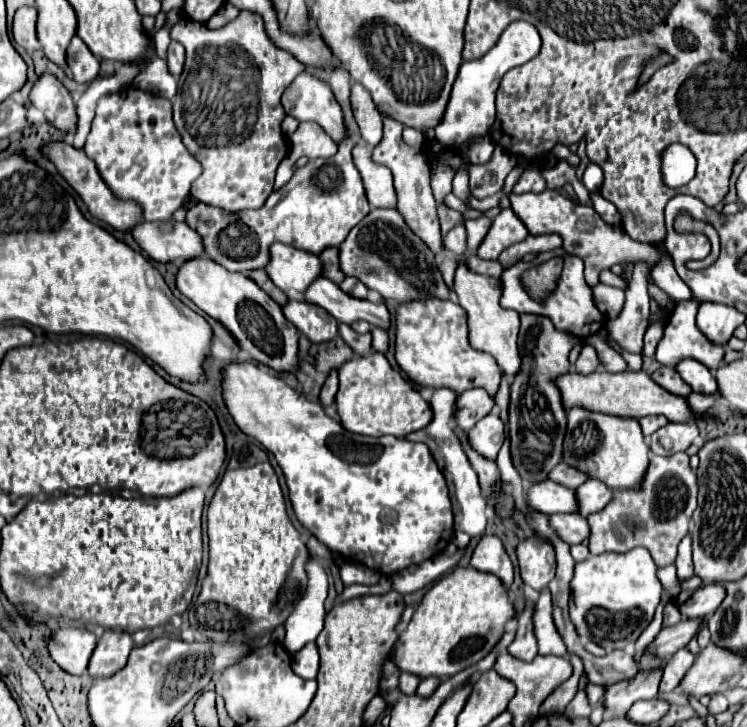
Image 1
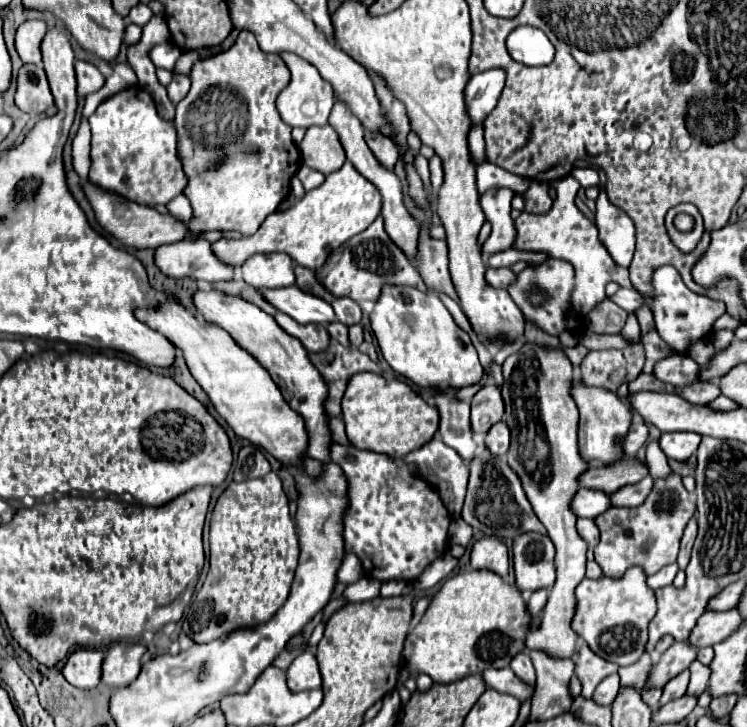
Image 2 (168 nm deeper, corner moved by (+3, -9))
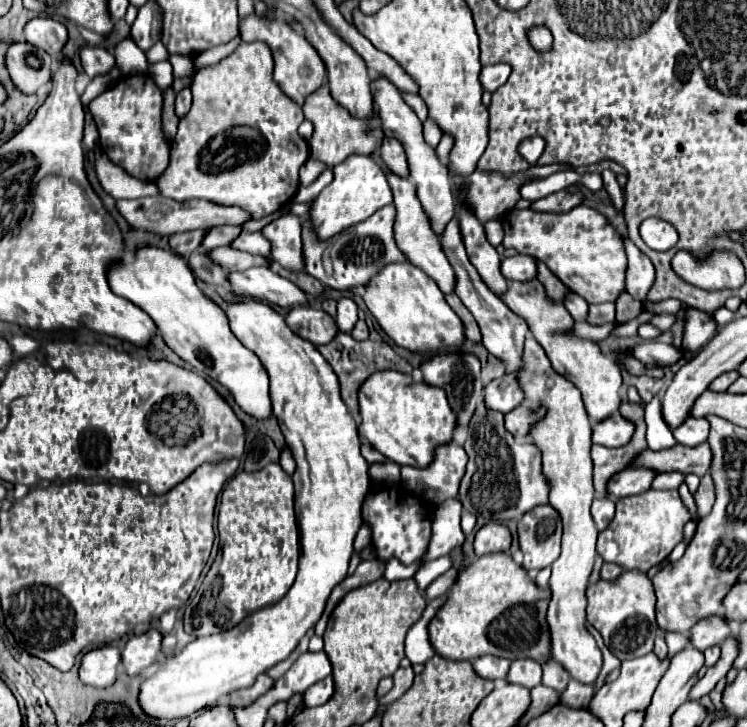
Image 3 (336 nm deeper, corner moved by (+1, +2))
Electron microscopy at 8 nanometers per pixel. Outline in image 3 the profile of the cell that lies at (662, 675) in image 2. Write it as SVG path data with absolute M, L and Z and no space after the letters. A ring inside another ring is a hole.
M709 616L707 620L699 620L689 630L689 640L691 640L693 648L697 648L697 650L703 652L709 646L721 644L729 634L731 634L731 628L725 624L723 618Z

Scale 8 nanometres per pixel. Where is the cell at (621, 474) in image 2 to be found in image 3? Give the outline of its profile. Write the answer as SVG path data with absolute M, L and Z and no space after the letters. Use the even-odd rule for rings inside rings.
M703 442L699 446L681 446L675 444L671 448L665 450L651 450L645 448L641 450L635 458L631 466L645 466L645 468L653 468L655 472L681 472L681 474L697 474L699 478L707 474L711 464L711 452L709 452L709 444Z

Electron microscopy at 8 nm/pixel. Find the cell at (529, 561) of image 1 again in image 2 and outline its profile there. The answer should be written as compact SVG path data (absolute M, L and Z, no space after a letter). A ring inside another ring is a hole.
M527 533L513 541L513 567L519 591L537 591L555 583L555 547L547 535Z

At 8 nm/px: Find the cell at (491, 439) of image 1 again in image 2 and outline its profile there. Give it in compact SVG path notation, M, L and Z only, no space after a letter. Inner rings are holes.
M499 421L499 423L495 423L495 425L489 429L489 433L487 433L487 437L485 437L485 445L487 445L489 451L491 451L493 455L497 455L497 457L507 453L507 449L509 449L509 427L507 427L505 421Z

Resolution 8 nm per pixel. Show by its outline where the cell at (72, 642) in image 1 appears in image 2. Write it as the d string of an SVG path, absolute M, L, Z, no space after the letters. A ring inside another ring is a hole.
M79 649L71 653L63 669L65 679L79 689L95 689L101 683L103 657L105 655L101 651L89 651L89 649Z

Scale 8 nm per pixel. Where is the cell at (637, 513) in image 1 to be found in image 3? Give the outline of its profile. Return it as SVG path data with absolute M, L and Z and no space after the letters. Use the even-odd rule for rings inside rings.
M657 490L653 494L637 494L615 502L615 518L599 532L597 552L605 562L619 564L625 570L641 570L661 564L671 550L683 540L683 526L691 520L689 508L677 490Z

